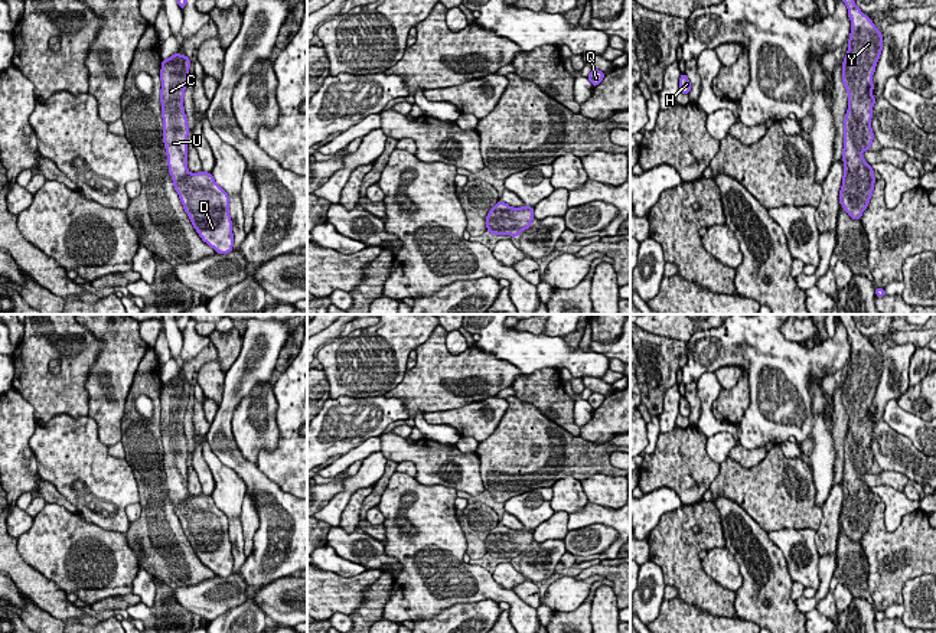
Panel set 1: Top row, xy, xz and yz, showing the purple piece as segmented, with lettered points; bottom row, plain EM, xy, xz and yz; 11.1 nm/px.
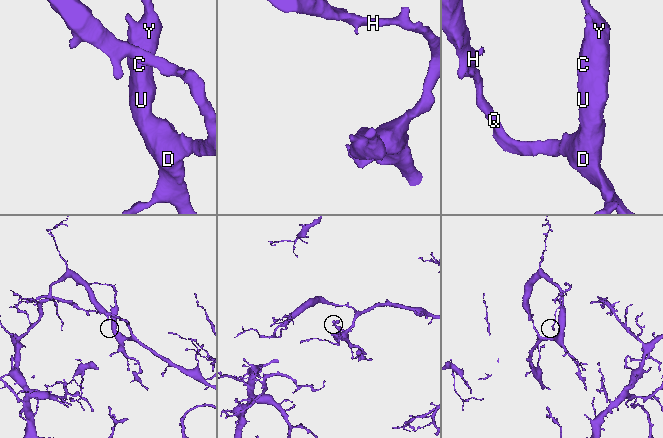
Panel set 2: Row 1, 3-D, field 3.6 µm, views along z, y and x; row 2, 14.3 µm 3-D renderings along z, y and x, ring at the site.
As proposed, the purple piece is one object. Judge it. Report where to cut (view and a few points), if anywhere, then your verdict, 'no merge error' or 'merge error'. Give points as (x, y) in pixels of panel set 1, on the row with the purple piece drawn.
no cut | no merge error

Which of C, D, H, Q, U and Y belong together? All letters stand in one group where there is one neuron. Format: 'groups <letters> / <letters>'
groups C D H Q U Y

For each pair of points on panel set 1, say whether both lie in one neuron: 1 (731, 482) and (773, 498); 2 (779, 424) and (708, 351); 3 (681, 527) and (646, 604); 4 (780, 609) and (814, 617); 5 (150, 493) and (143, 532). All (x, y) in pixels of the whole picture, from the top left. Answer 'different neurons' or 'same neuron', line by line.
1: same neuron
2: same neuron
3: different neurons
4: different neurons
5: same neuron

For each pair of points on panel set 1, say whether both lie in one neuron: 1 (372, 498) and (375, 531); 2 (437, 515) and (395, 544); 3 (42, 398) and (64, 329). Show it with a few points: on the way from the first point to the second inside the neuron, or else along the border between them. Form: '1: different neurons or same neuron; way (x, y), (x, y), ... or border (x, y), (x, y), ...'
1: different neurons; border (365, 519), (361, 519), (356, 528)
2: same neuron; way (426, 527), (426, 531), (413, 544), (407, 544)
3: same neuron; way (38, 377), (38, 335), (42, 332)

